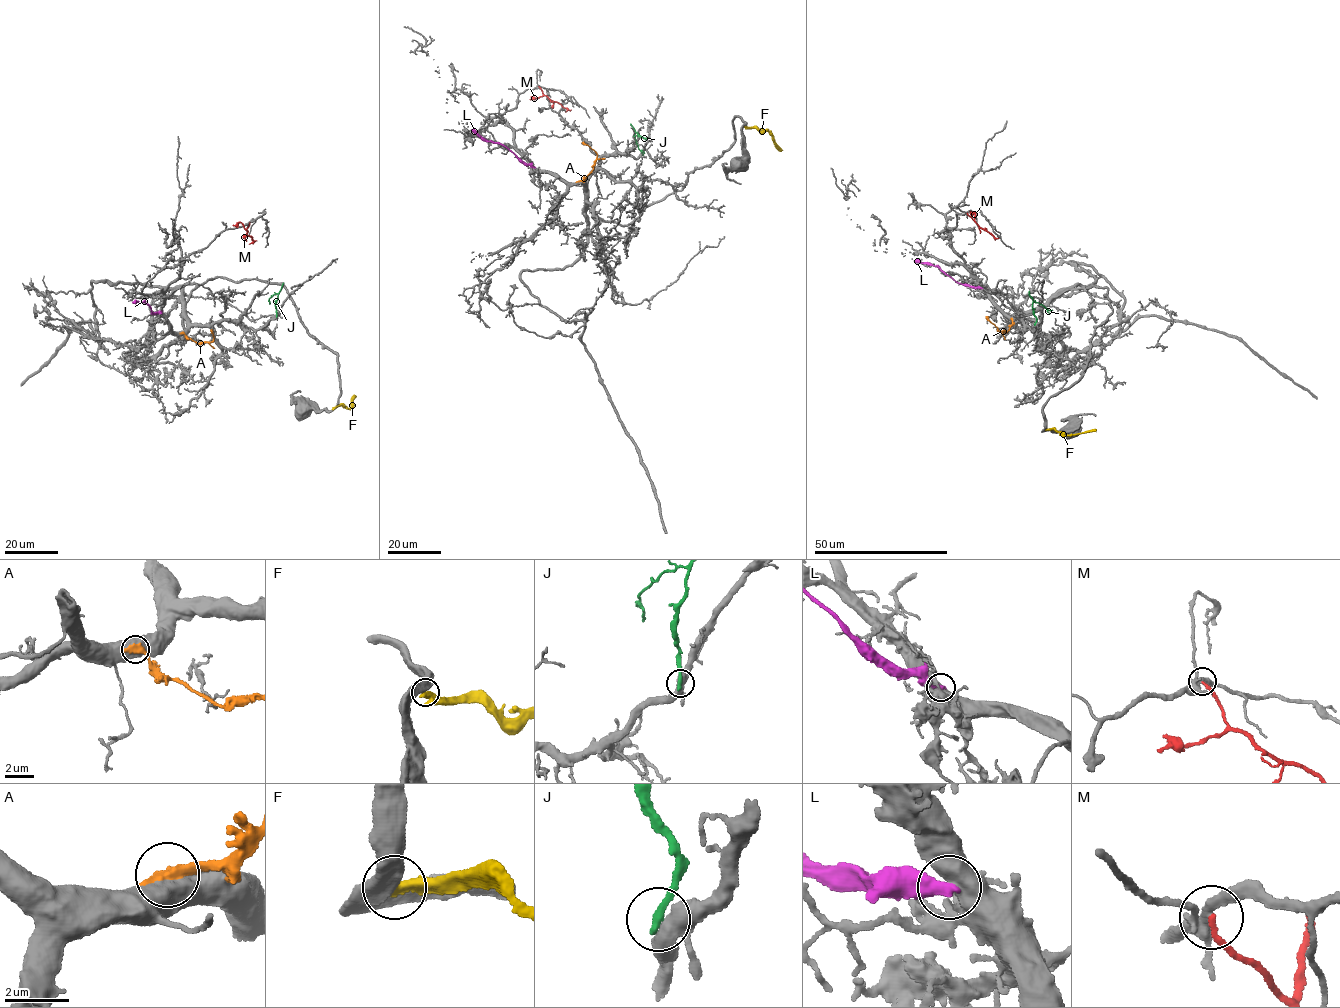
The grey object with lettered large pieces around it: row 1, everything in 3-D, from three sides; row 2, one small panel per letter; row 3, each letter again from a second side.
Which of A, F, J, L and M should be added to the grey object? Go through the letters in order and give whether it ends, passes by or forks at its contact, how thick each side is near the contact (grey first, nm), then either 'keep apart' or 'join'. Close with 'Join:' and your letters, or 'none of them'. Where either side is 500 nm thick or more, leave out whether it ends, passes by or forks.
A: 850/440 nm | keep apart
F: it passes by | 480/320 nm | keep apart
J: it ends | 400/240 nm | keep apart
L: 550/420 nm | keep apart
M: it ends | 240/170 nm | keep apart
Join: none of them

